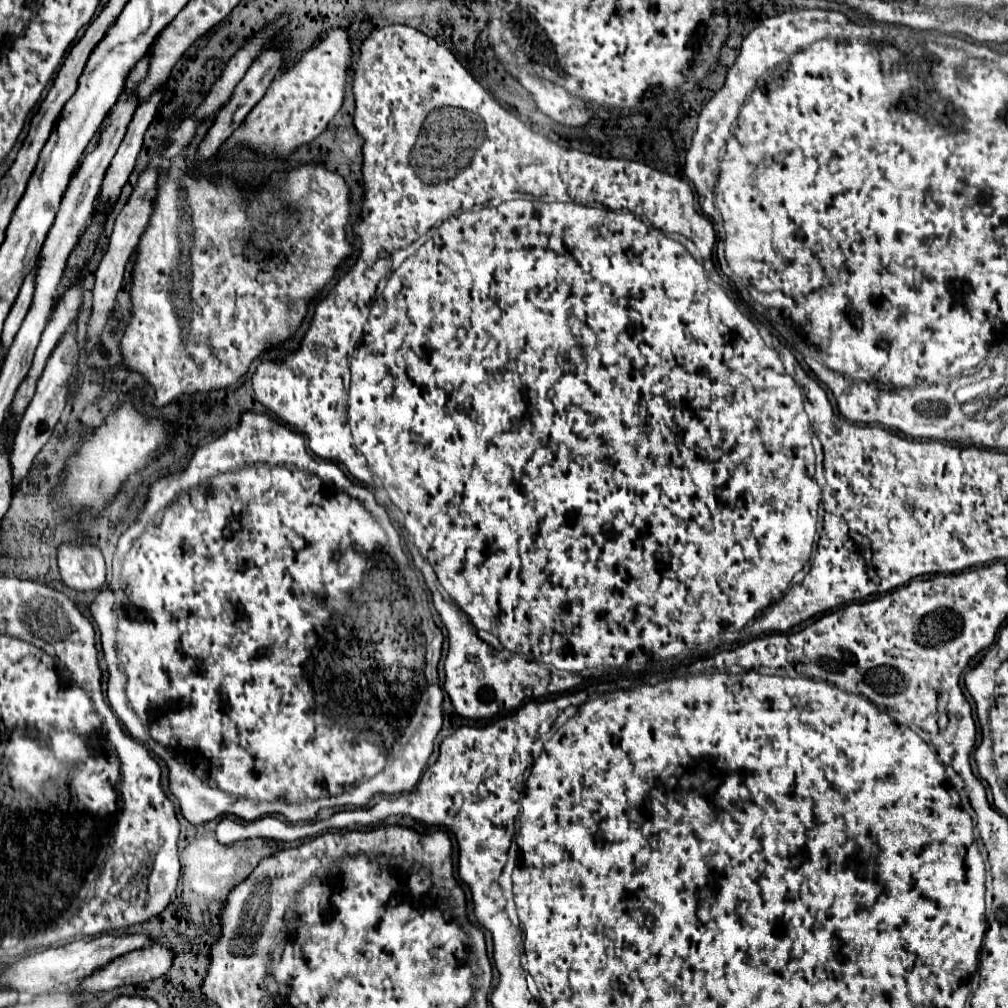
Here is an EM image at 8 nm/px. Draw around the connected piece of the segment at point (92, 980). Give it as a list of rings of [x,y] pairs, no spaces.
[[[151,944],[147,948],[133,950],[109,962],[103,968],[103,972],[95,972],[93,976],[85,978],[79,986],[79,992],[93,994],[101,990],[113,990],[119,986],[131,986],[131,984],[155,980],[169,972],[173,958],[175,958],[175,950],[161,944]]]

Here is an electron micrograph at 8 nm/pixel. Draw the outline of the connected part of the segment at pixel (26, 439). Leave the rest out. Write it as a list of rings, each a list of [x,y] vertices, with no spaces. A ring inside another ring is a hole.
[[[69,330],[63,340],[57,344],[57,348],[53,350],[49,362],[47,362],[47,368],[45,372],[41,374],[39,382],[37,382],[37,390],[35,390],[35,396],[31,400],[31,404],[27,406],[25,410],[25,416],[19,424],[19,430],[15,434],[15,442],[13,442],[13,452],[11,452],[11,458],[9,458],[9,464],[11,464],[11,482],[13,482],[13,490],[19,486],[19,480],[23,480],[23,476],[27,476],[31,464],[33,464],[33,458],[39,454],[39,450],[47,444],[47,440],[51,438],[53,430],[55,430],[55,424],[67,404],[67,378],[75,372],[75,364],[77,364],[77,358],[79,358],[79,346],[75,342],[75,330]]]

